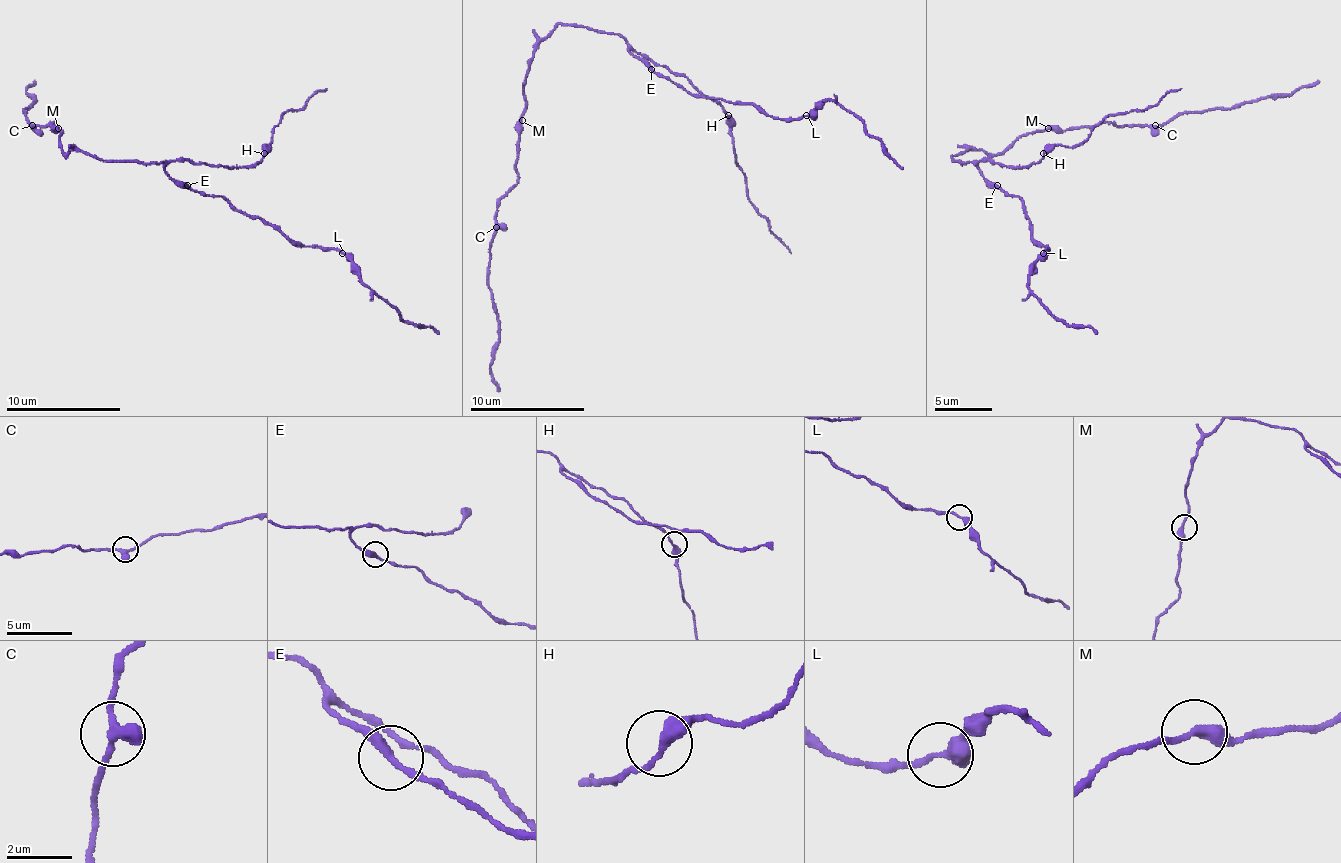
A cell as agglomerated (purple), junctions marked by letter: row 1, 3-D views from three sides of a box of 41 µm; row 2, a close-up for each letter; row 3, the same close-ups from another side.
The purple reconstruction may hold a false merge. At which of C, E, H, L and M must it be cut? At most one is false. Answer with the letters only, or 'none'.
none

